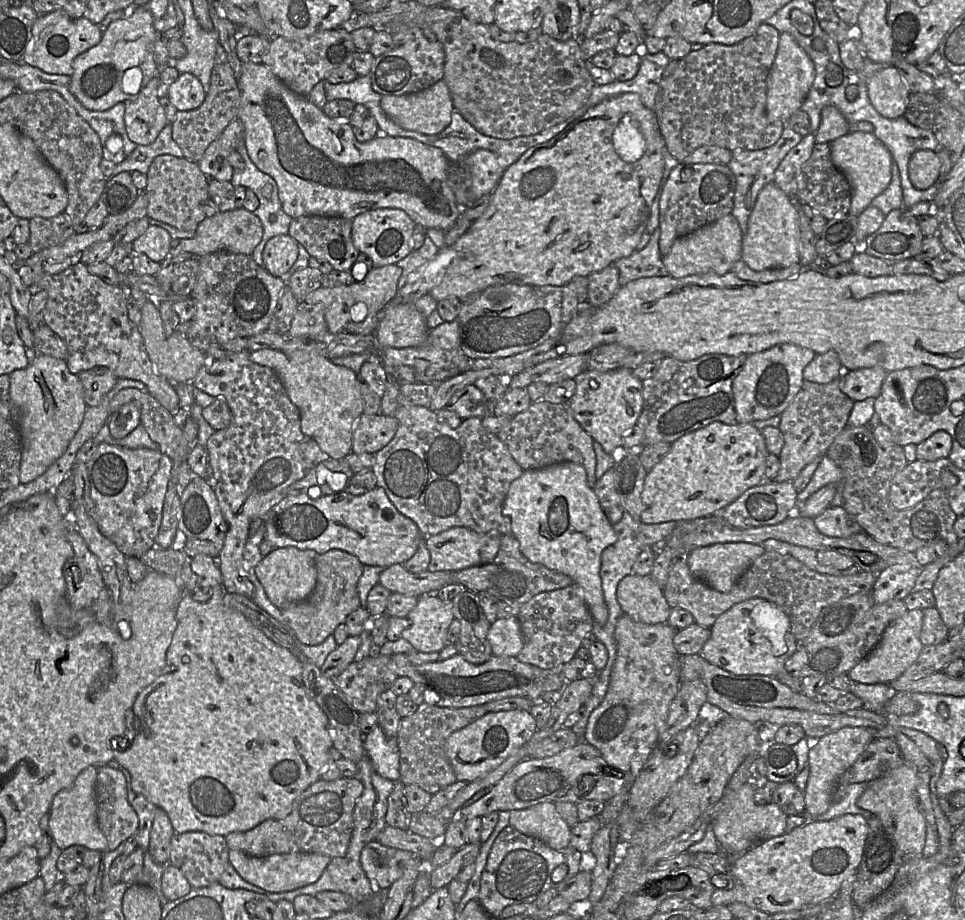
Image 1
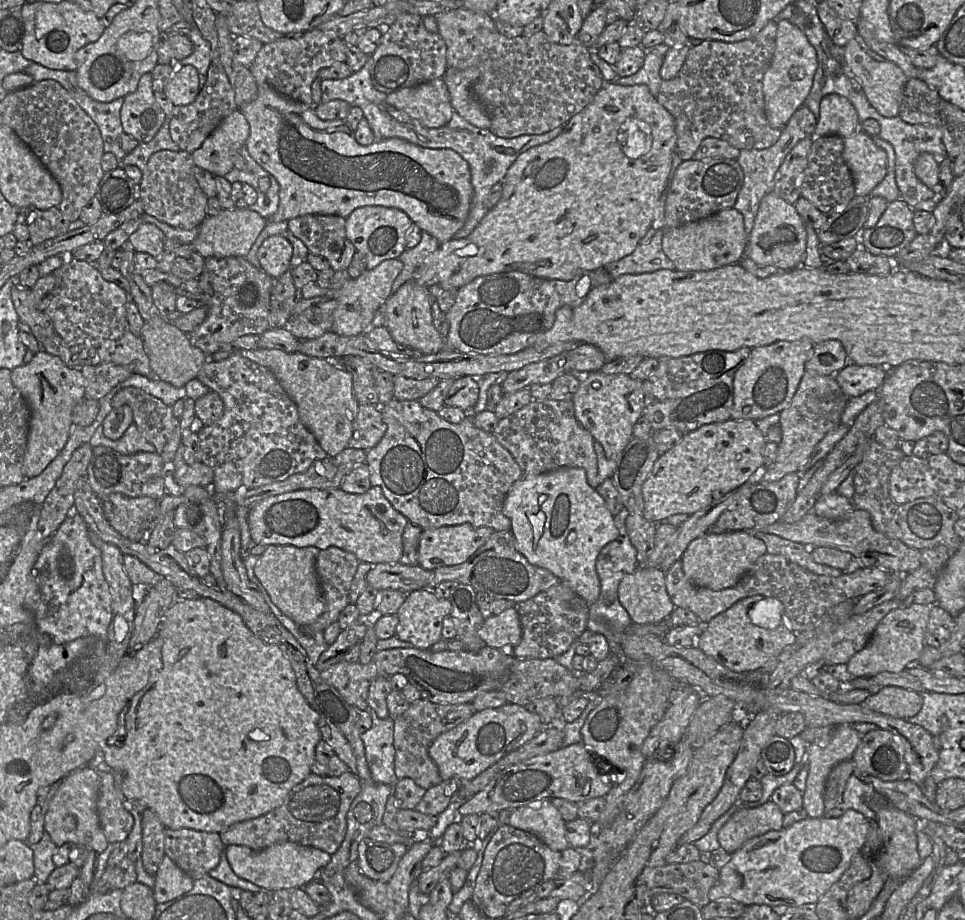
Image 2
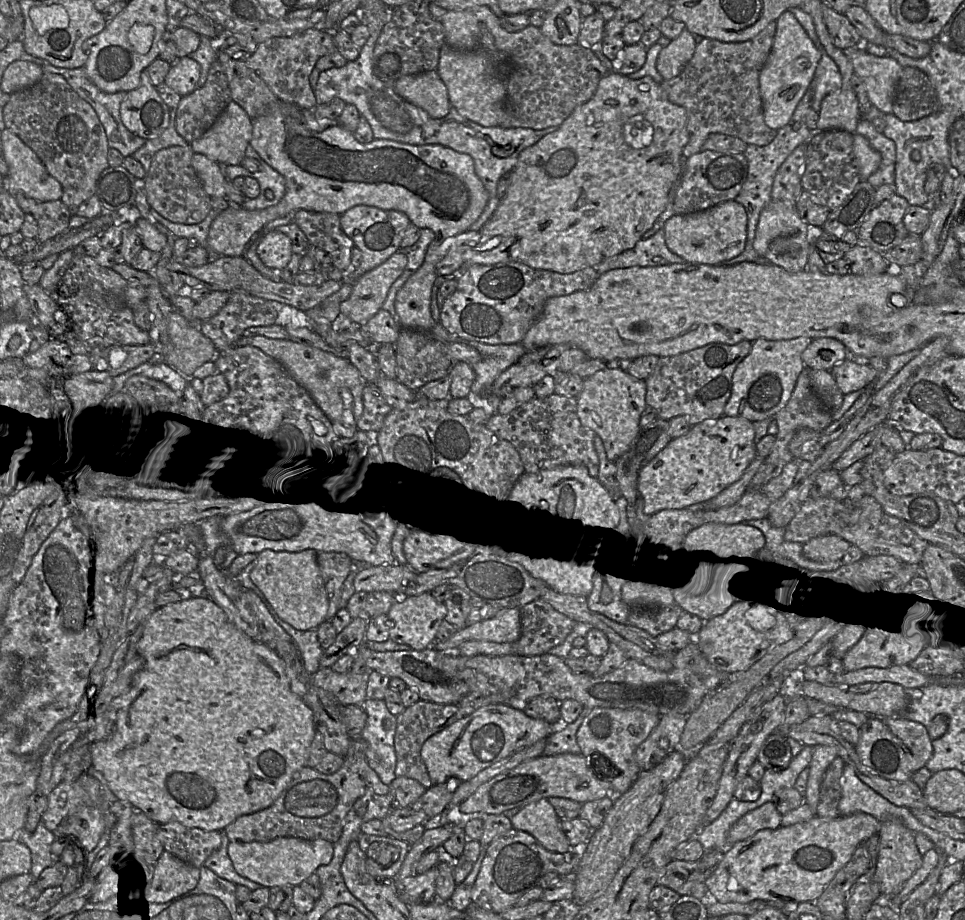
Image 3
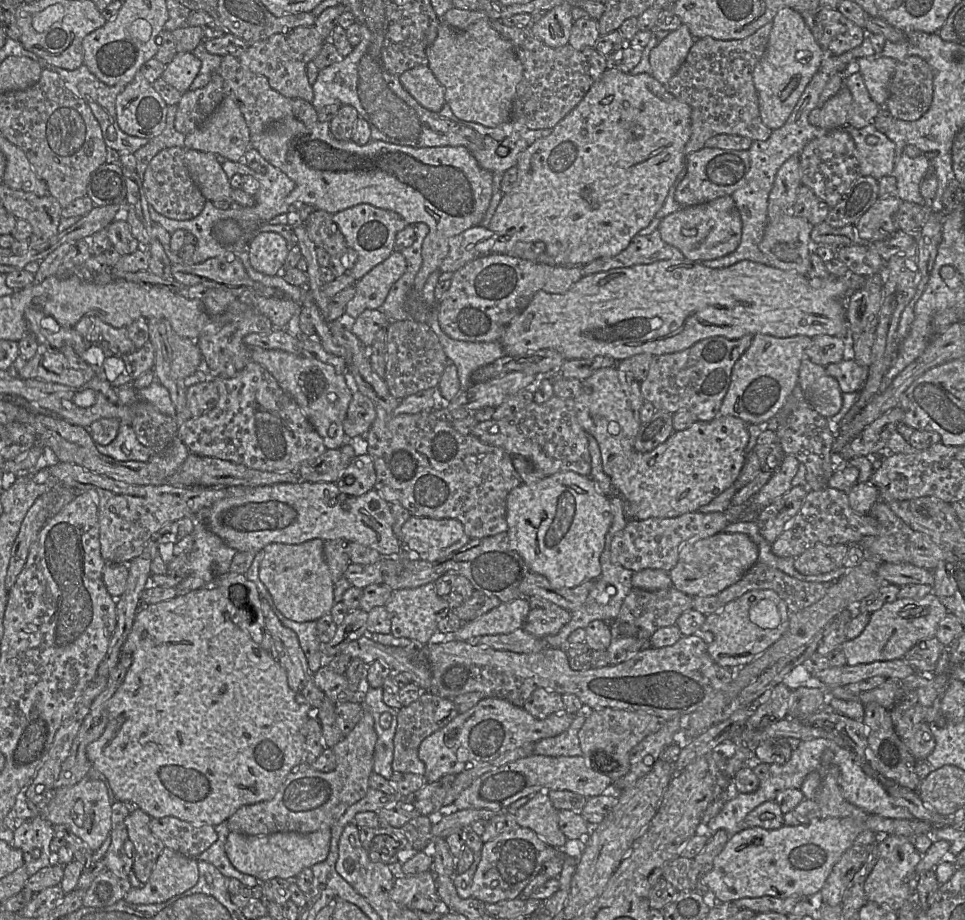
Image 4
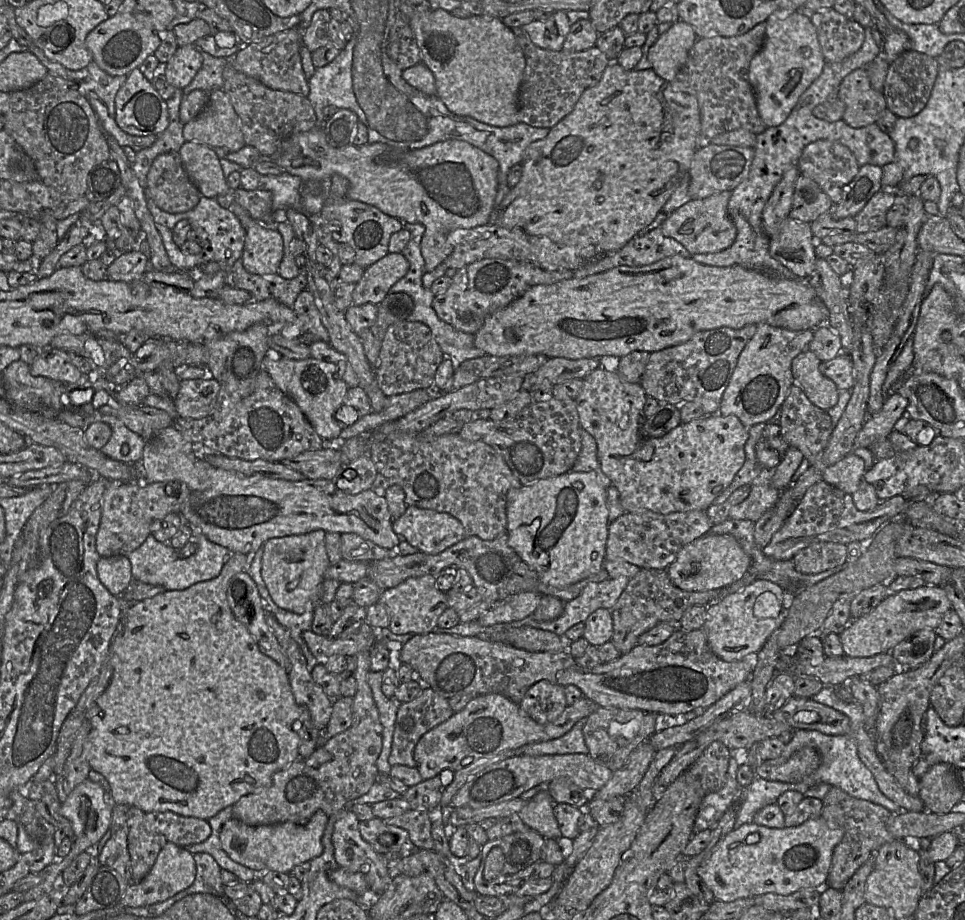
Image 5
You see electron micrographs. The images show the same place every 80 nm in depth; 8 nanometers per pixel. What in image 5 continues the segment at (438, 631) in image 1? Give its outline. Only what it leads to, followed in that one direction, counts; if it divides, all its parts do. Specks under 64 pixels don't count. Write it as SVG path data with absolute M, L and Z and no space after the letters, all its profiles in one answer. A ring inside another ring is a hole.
M424 575L411 577L399 585L382 591L379 602L389 617L389 629L394 634L423 635L433 632L437 628L437 621L448 608L447 594L435 585L435 577Z

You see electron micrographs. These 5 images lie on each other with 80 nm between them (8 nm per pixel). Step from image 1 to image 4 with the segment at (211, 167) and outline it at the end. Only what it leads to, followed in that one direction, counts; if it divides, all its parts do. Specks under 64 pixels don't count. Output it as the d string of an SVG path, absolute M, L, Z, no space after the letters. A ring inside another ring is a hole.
M225 96L213 114L195 131L185 135L186 149L211 152L239 162L251 147L247 123L236 103Z

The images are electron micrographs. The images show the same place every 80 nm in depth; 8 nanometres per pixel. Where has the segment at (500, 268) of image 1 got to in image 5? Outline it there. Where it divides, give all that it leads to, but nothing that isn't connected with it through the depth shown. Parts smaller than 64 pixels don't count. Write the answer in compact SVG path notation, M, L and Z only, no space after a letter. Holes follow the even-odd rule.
M617 61L611 62L604 70L599 82L583 92L571 113L550 128L549 134L544 139L535 141L528 146L521 163L523 166L522 178L502 201L497 225L509 230L521 228L533 236L546 236L559 246L594 245L605 255L617 252L656 218L671 194L681 184L684 176L690 171L694 154L697 151L700 127L700 109L696 97L673 90L670 82L659 77L652 68L627 71Z

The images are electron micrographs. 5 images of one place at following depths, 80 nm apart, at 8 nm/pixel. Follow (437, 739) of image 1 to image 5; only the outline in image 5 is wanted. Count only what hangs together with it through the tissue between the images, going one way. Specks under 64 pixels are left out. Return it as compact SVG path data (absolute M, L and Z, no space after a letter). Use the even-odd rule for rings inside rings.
M425 687L421 693L412 701L398 705L394 732L391 744L391 752L388 762L391 766L405 765L416 767L416 761L413 758L413 750L418 740L429 730L448 720L454 714L450 707L448 699L442 697L430 687Z

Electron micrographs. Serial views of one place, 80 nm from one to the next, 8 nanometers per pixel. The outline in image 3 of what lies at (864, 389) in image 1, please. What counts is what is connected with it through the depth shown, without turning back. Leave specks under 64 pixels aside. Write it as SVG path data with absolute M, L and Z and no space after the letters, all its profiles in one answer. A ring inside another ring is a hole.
M847 358L836 364L831 373L844 395L871 386L879 374L867 361Z

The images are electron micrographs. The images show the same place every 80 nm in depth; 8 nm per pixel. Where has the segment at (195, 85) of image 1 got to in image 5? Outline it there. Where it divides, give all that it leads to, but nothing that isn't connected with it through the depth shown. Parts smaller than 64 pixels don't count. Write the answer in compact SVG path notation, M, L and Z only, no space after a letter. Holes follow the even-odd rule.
M185 45L178 47L161 72L169 84L184 89L192 82L202 63L202 52L195 45Z

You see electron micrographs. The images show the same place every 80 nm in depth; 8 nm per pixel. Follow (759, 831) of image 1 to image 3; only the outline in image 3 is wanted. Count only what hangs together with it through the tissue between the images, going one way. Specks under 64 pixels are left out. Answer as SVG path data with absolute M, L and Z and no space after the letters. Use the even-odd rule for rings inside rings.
M772 801L747 812L739 818L727 834L729 848L736 842L745 840L762 829L777 829L781 826L782 815Z

